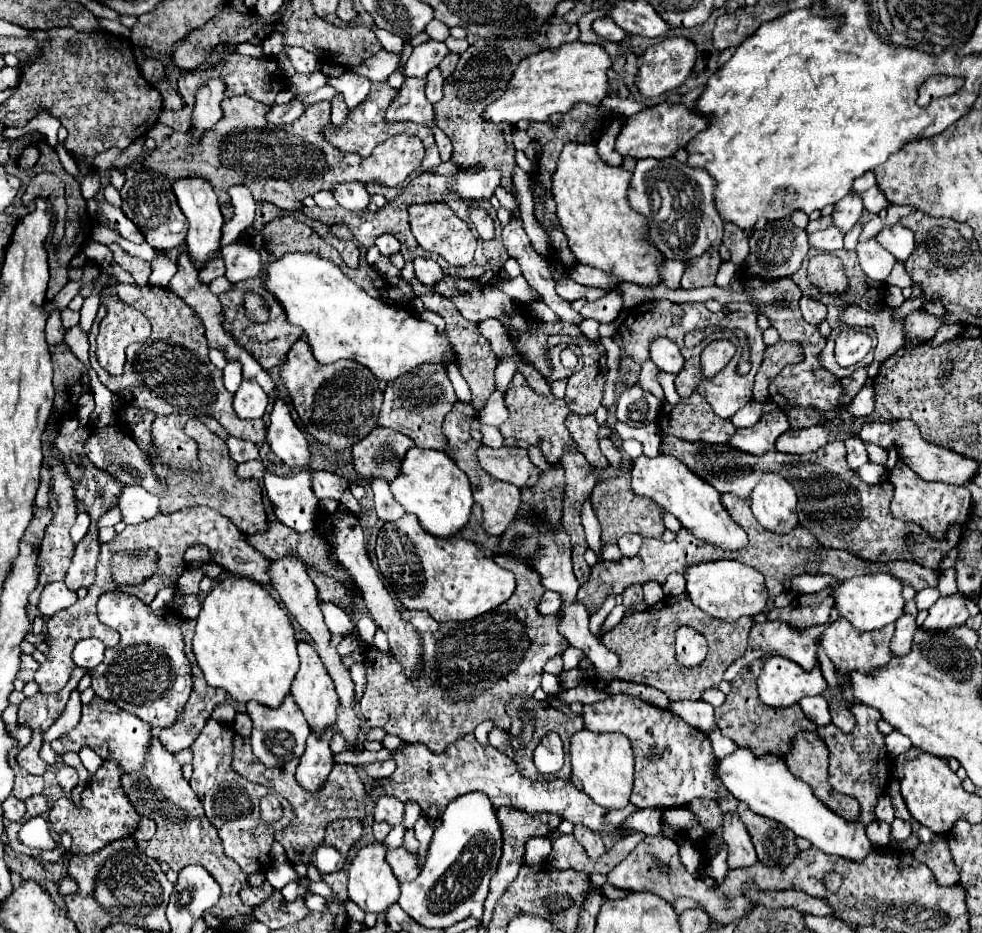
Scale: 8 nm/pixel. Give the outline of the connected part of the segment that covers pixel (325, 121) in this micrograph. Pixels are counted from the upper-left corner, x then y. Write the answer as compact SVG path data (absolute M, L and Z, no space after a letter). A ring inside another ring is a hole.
M225 97L221 103L223 109L223 117L217 121L217 125L213 125L211 131L205 133L205 137L201 141L191 139L187 133L177 133L173 129L163 127L161 123L157 123L147 137L153 137L157 141L157 149L147 155L147 169L159 171L169 179L185 179L185 177L201 177L205 181L209 181L213 185L215 195L219 197L219 207L221 213L225 217L225 221L229 221L233 217L233 207L231 207L231 199L227 195L227 189L235 183L245 185L255 201L269 201L275 203L277 207L283 209L297 209L301 199L305 195L315 195L323 189L333 191L339 183L347 183L347 181L379 181L385 183L389 187L399 187L407 181L407 177L413 175L413 171L417 171L421 167L421 161L425 157L425 147L421 143L421 139L413 137L413 135L395 135L389 137L387 141L383 141L371 157L363 159L361 155L355 153L341 153L335 145L327 143L321 135L323 131L329 127L329 115L331 115L331 101L319 101L311 107L305 109L305 113L289 123L289 125L271 125L271 123L263 123L263 115L267 115L271 111L271 105L263 105L259 101L253 101L249 97Z

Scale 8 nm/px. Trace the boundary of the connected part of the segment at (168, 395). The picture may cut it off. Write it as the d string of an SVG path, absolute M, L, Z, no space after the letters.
M117 283L111 289L115 295L125 295L125 303L141 311L153 327L153 333L147 341L133 345L133 351L127 353L127 365L121 375L107 375L97 359L91 359L91 367L97 371L99 379L107 389L125 397L125 401L137 409L147 409L159 415L209 415L217 419L229 435L261 445L267 441L267 425L263 419L243 421L233 411L233 393L223 385L223 371L217 369L207 355L205 327L195 311L173 291L165 287L133 287L127 283Z

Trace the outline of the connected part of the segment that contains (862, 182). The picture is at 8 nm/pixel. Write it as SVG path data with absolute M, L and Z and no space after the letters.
M865 173L865 175L861 175L859 179L855 179L853 191L863 193L863 191L867 191L867 189L869 189L869 187L873 187L873 185L875 185L875 173Z

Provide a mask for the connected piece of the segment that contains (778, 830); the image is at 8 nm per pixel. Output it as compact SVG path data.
M739 803L737 811L751 835L757 859L763 865L769 867L789 865L793 861L793 857L799 853L799 849L795 847L795 833L791 833L787 827L779 825L777 821L753 813L747 807L747 803Z

